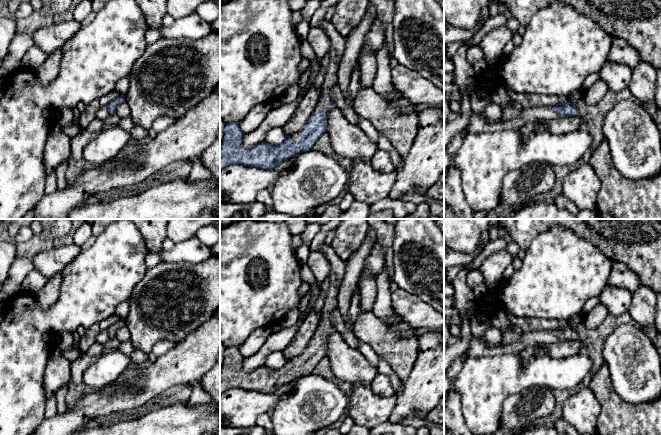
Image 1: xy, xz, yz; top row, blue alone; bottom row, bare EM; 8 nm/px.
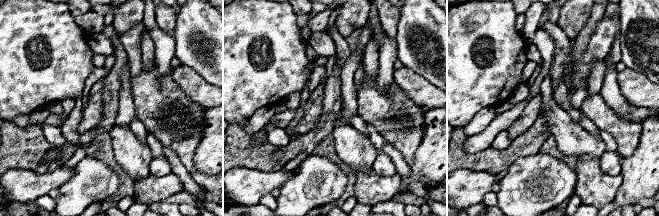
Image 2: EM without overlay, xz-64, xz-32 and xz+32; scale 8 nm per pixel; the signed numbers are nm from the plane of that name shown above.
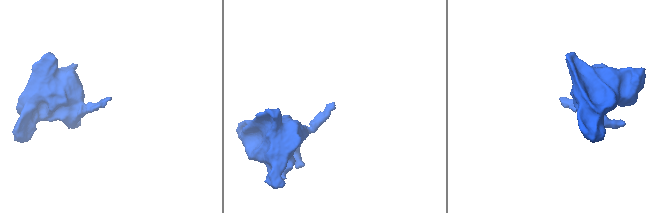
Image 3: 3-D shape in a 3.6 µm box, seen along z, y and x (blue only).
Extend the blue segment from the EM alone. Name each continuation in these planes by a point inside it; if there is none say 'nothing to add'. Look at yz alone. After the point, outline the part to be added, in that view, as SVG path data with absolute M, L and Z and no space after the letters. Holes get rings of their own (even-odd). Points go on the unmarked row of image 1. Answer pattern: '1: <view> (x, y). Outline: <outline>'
1: yz (478, 347). Outline: M548 330L524 331L518 340L512 343L502 342L498 346L488 345L482 337L472 337L467 349L468 357L498 356L503 354L520 353L524 348L537 344L547 345L555 343L558 338Z

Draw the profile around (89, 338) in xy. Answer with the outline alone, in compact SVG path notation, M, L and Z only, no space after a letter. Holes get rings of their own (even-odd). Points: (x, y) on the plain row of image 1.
M116 314L94 324L92 327L88 328L83 336L81 336L80 341L77 343L76 347L81 351L85 352L92 344L96 342L97 336L103 331L118 322L121 318Z

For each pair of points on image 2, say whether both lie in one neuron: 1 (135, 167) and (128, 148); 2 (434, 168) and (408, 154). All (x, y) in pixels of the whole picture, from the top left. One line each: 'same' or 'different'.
1: same
2: different

